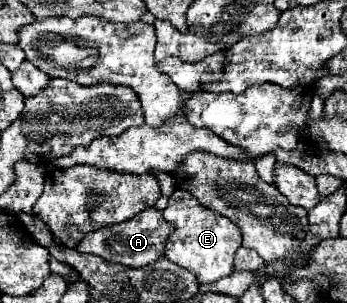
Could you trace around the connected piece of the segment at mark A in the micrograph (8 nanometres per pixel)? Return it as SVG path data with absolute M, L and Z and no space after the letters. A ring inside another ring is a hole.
M152 206L142 210L142 214L136 214L132 220L86 234L78 244L78 250L96 254L106 262L118 262L128 268L142 268L142 266L148 266L150 262L156 262L160 256L164 256L164 246L170 230L174 230L174 226L170 226L170 222L162 218L162 212Z

